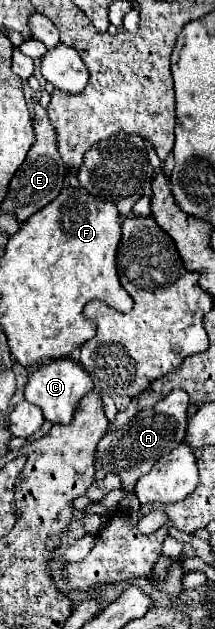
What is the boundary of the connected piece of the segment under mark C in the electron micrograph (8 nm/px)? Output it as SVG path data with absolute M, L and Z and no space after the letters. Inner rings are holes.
M59 359L59 361L51 361L51 363L39 367L35 373L29 375L29 381L25 385L25 399L35 403L37 407L41 407L43 417L47 421L67 425L73 419L75 407L79 405L83 395L87 395L91 389L93 389L93 381L83 371L81 365L77 365L71 359Z

